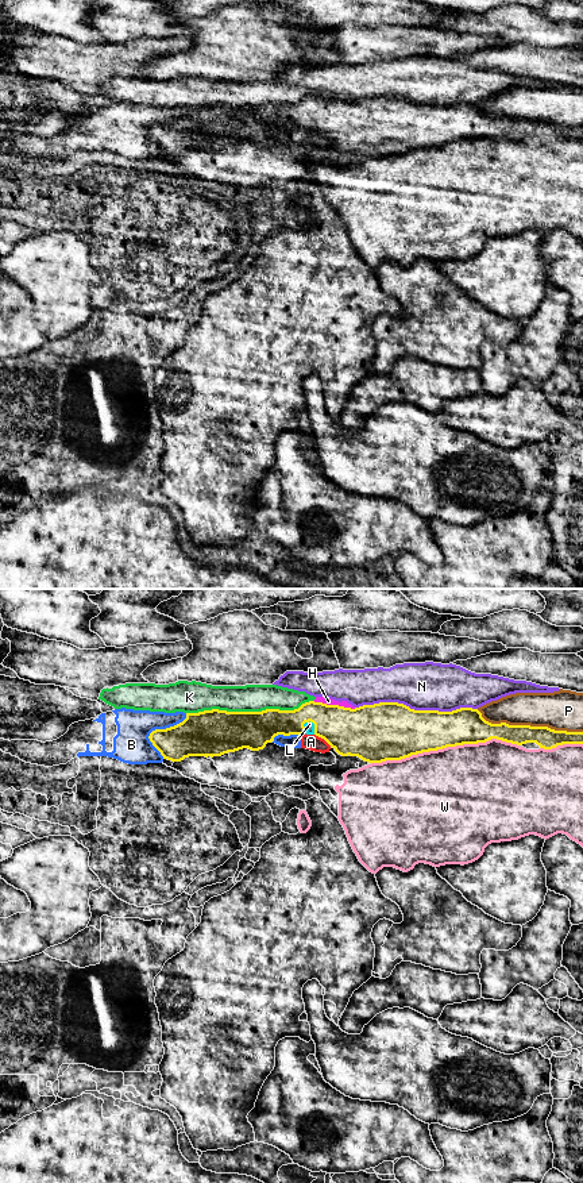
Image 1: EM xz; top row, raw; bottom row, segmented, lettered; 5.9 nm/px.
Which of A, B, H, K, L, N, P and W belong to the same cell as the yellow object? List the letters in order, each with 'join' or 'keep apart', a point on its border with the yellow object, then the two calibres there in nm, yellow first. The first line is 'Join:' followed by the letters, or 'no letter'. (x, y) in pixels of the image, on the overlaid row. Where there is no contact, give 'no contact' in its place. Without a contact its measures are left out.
Join: L
A: keep apart | xz (323, 738) | 300/100 nm
B: keep apart | xz (157, 729) | 240/220 nm
H: keep apart | xz (335, 705) | 320/50 nm
K: keep apart | xz (248, 712) | 280/160 nm
L: join | xz (315, 725) | 280/60 nm
N: keep apart | xz (416, 711) | 360/280 nm
P: keep apart | xz (529, 725) | 120/240 nm
W: keep apart | xz (444, 747) | 280/500 nm

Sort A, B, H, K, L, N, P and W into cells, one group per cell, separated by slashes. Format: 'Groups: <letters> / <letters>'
Groups: A B / H K / L / N / P / W

